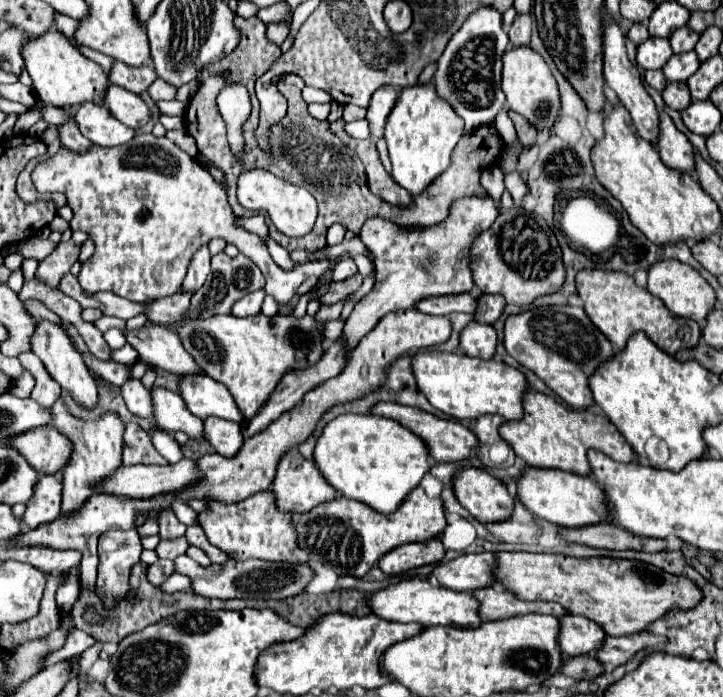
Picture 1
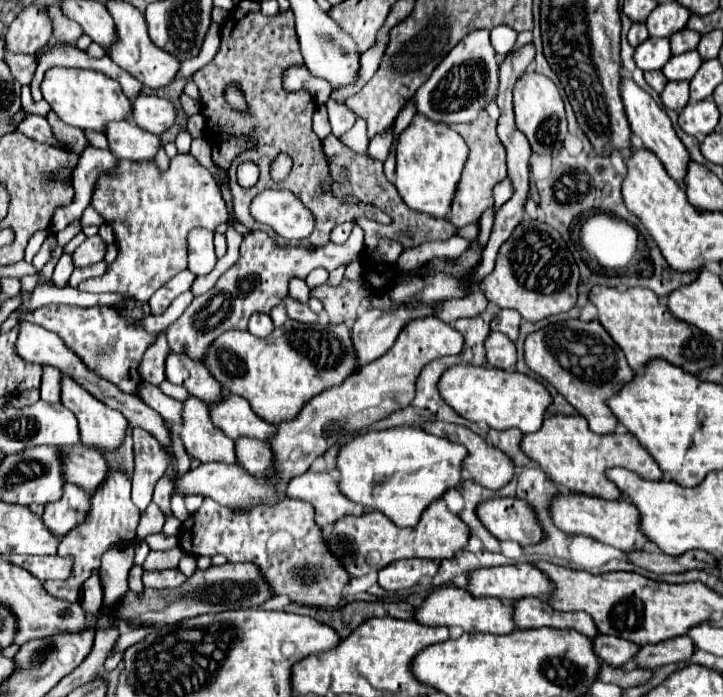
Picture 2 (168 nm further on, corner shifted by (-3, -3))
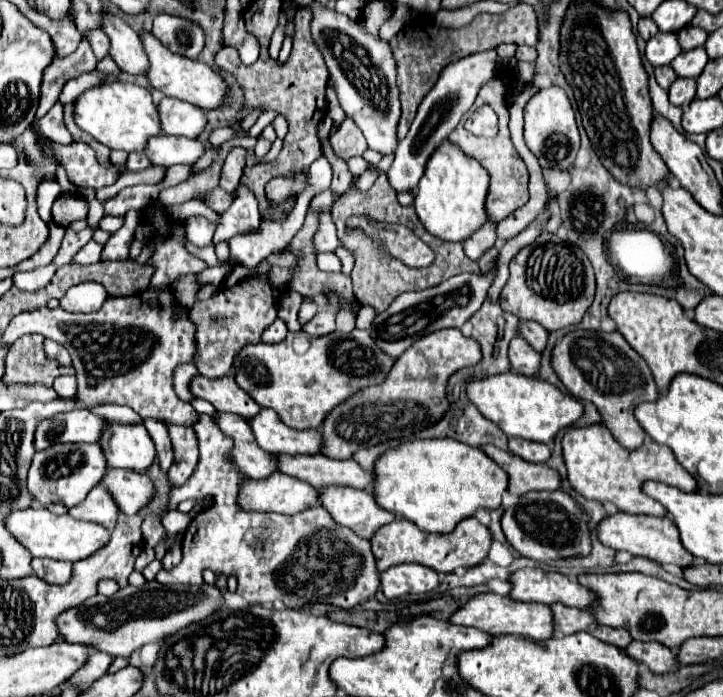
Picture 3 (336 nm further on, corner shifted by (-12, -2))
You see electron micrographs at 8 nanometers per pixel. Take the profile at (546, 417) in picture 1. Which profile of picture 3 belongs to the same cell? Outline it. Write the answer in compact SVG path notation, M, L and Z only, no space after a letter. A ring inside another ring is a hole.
M604 424L570 428L562 438L562 448L568 468L568 480L574 486L574 490L584 498L592 498L598 502L612 502L618 506L618 510L628 514L666 516L664 506L642 492L646 480L658 480L668 486L676 486L684 492L698 490L696 480L676 462L674 454L666 446L660 446L654 440L646 440L642 448L626 450L614 440L614 436Z

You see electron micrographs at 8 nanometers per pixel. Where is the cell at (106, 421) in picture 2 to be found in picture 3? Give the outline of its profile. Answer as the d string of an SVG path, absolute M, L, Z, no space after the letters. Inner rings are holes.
M110 424L104 432L100 446L112 468L146 472L156 460L156 446L142 424L122 426Z

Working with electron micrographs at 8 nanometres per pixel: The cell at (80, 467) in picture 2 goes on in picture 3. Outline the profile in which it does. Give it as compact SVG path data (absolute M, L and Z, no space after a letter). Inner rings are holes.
M108 468L102 484L108 486L110 494L118 502L120 510L128 516L138 514L156 494L152 480L146 474L138 474L132 470Z

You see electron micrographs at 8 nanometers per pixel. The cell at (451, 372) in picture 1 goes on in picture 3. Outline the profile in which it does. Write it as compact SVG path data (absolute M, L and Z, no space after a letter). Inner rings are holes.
M506 372L470 382L468 398L478 406L482 416L496 422L508 438L524 438L542 444L550 444L560 430L570 428L584 414L580 400L560 392L542 378L528 378L518 372Z

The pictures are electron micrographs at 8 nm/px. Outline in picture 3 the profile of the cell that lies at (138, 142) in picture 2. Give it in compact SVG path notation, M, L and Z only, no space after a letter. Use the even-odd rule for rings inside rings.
M158 136L150 138L146 146L146 156L152 164L174 166L174 164L196 164L204 156L206 148L200 140L190 140L184 136Z

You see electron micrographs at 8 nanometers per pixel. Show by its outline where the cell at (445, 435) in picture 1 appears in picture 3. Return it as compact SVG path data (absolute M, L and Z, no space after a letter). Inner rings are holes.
M492 444L482 446L482 450L510 476L510 486L502 495L502 505L505 509L516 506L522 494L526 494L530 490L548 490L548 492L560 490L562 478L554 468L550 468L546 464L526 462L526 460L514 456L512 452L500 450Z

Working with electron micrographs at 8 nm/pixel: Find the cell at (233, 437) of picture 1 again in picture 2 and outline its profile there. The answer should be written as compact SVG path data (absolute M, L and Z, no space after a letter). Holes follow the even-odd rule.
M235 439L237 465L241 465L251 475L271 475L271 449L267 443L255 439Z

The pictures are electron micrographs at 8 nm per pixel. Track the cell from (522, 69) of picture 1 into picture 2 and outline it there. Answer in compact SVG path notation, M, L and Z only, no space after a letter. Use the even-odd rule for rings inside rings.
M525 71L515 83L513 107L515 107L515 123L517 123L519 131L523 131L525 137L529 139L531 149L541 155L555 155L561 149L563 139L567 135L565 103L561 99L557 85L541 73Z

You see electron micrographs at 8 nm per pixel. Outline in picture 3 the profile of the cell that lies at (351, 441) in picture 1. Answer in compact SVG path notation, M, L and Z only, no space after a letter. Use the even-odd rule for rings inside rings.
M454 438L404 442L378 458L374 474L376 502L434 534L450 534L460 520L474 516L480 508L500 508L502 494L508 488L508 474L492 458Z

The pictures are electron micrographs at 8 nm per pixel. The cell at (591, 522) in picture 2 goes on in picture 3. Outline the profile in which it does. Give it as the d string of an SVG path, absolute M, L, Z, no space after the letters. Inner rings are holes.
M614 514L614 516L606 516L600 522L598 528L598 538L604 546L612 548L612 550L624 550L630 552L634 556L642 556L660 564L676 564L680 568L688 568L694 564L694 556L688 554L680 542L680 534L676 524L672 522L672 518L664 516L664 518L654 518L654 516L634 516L634 514Z

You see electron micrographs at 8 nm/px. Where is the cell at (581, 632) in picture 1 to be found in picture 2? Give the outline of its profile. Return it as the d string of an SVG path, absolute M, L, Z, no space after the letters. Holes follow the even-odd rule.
M597 635L591 641L593 641L595 655L599 655L599 659L603 663L609 663L609 665L615 665L615 667L629 663L631 657L639 651L639 645L625 641L625 639L619 639L615 635L613 637L611 635Z

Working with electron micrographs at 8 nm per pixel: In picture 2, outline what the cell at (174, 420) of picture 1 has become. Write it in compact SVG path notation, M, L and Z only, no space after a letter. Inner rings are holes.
M189 397L183 401L183 429L181 439L191 457L197 457L201 463L223 461L235 463L233 439L223 435L213 427L207 413L207 405L201 399Z

